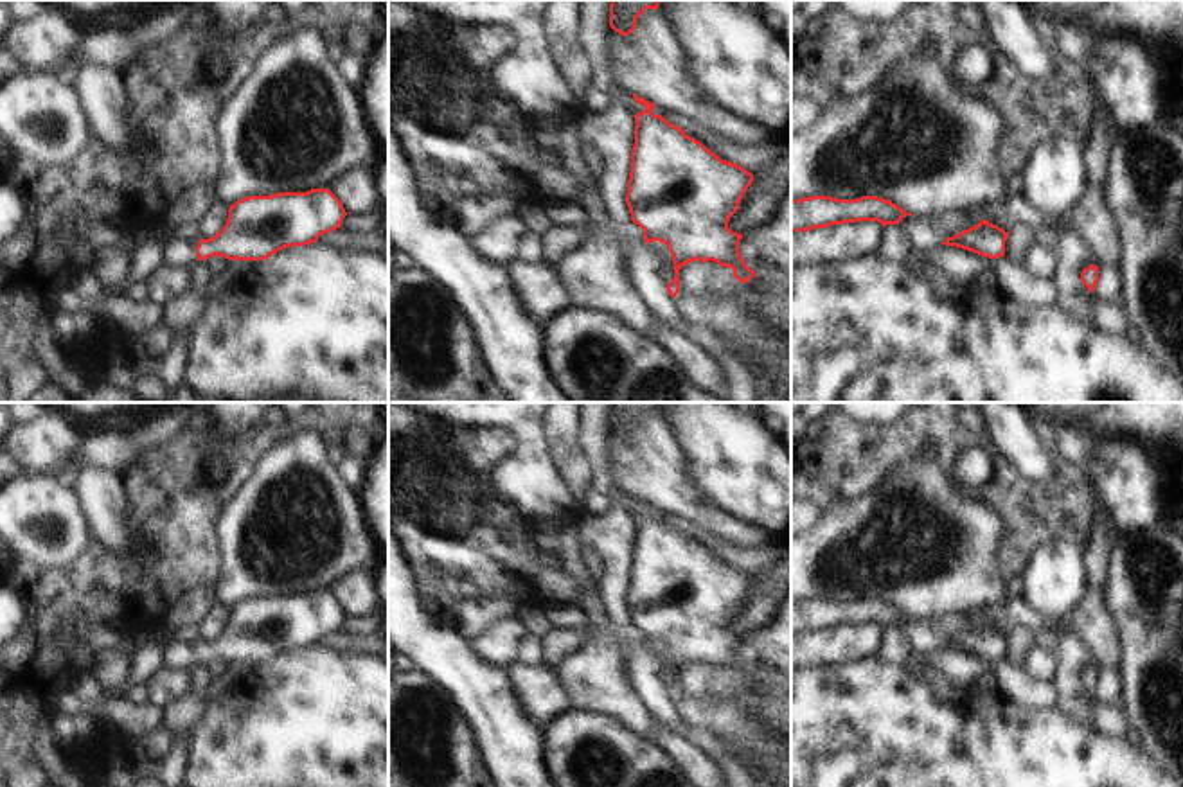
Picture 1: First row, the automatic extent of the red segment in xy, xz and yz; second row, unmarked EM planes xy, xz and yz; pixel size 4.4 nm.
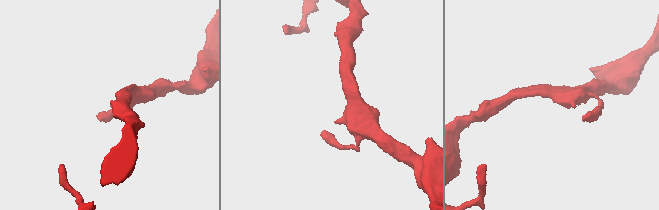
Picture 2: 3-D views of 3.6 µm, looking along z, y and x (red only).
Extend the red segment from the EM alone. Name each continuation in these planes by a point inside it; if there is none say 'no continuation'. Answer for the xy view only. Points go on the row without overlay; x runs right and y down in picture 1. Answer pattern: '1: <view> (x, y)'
1: xy (177, 656)

